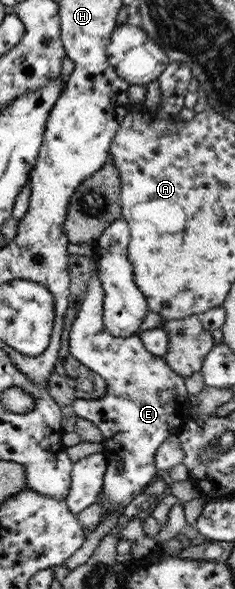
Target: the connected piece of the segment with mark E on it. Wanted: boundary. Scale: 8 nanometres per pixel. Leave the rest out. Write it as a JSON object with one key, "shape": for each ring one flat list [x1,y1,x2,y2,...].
{"shape":[[99,269,91,275,87,294,79,307,76,319,69,331,69,350,74,359,83,366,94,370,107,383,106,393,100,398,90,401,75,400,73,410,78,418,91,421,103,435,103,455,106,457,106,472,104,475,103,491,96,498,94,504,76,515,84,531,88,535,94,531,103,519,110,516,114,511,124,508,152,484,152,479,157,476,156,453,158,447,163,445,170,435,178,435,183,425,192,419,194,407,190,402,189,393,185,386,185,379,171,370,164,358,148,351,139,334,119,338,105,330,103,324,103,299,104,290,99,280]]}

